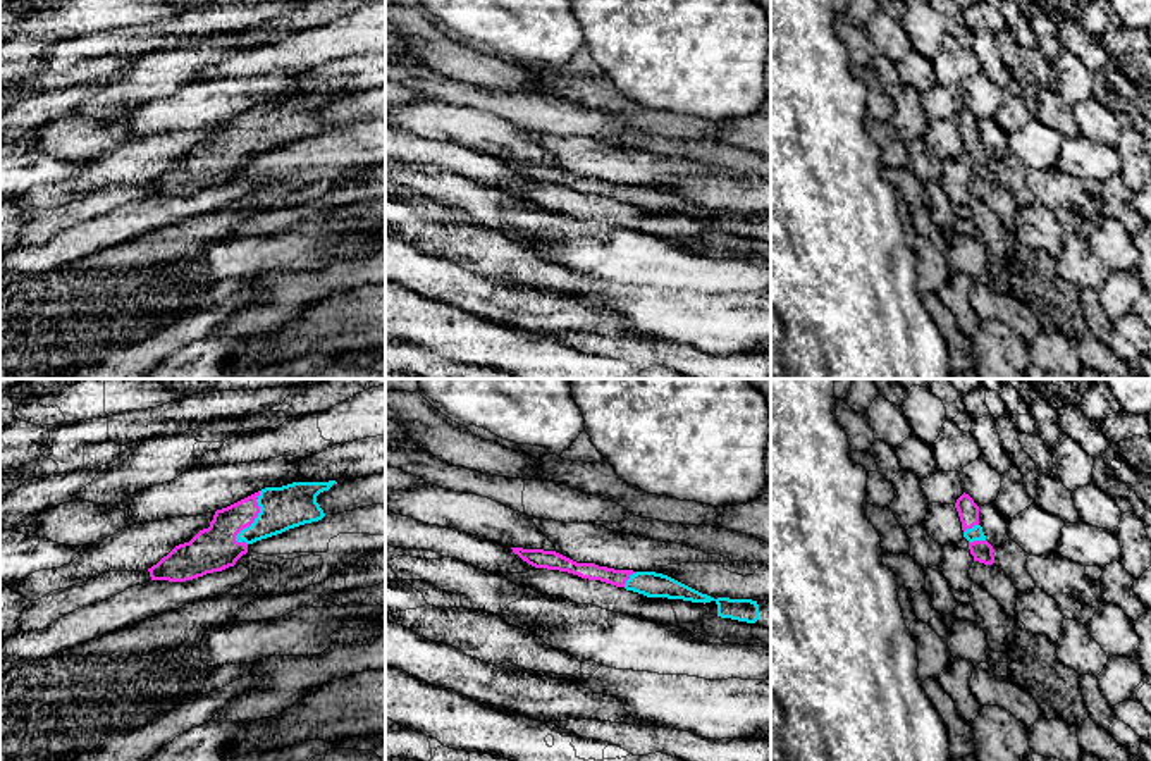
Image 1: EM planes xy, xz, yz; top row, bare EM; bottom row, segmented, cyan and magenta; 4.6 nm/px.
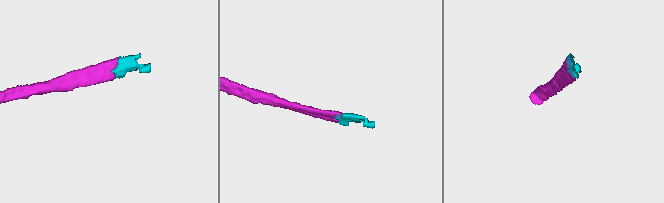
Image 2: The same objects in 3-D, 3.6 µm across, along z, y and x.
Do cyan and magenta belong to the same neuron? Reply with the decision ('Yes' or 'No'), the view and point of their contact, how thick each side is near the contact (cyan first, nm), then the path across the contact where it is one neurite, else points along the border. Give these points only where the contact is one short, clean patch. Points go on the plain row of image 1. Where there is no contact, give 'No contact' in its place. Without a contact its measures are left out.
Yes. Touches cyan at xy (255, 133). Thickness 200 nm (cyan) against 200 nm. Path across: xy (281, 123), (255, 133), (240, 138), (212, 164)

